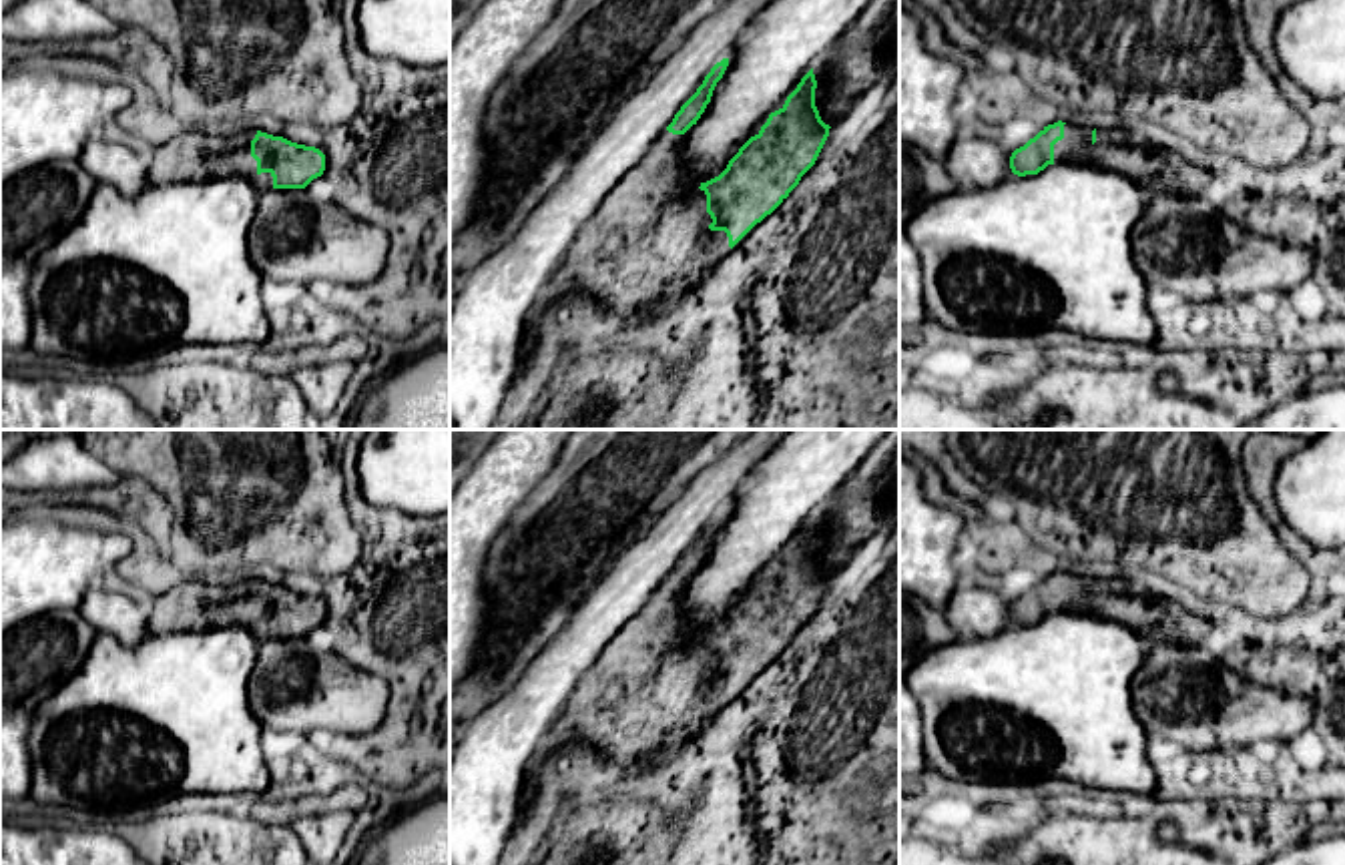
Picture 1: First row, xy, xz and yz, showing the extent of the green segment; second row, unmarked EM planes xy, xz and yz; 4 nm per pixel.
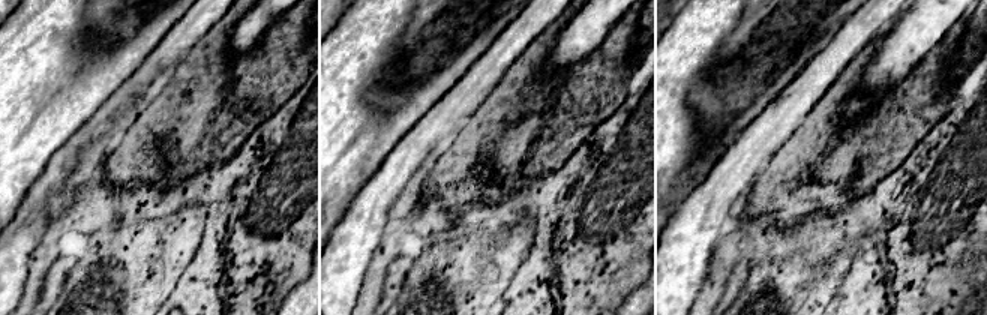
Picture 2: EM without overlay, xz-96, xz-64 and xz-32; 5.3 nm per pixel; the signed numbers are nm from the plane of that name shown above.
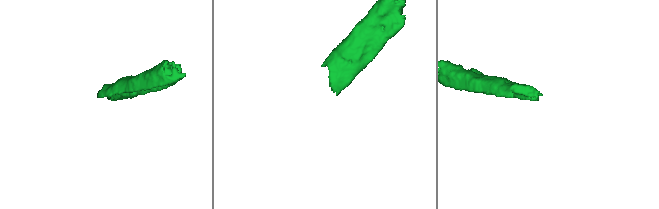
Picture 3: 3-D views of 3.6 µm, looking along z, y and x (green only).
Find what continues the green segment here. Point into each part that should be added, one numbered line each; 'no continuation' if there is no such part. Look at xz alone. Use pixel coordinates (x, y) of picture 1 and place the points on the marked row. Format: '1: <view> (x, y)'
1: xz (653, 223)

